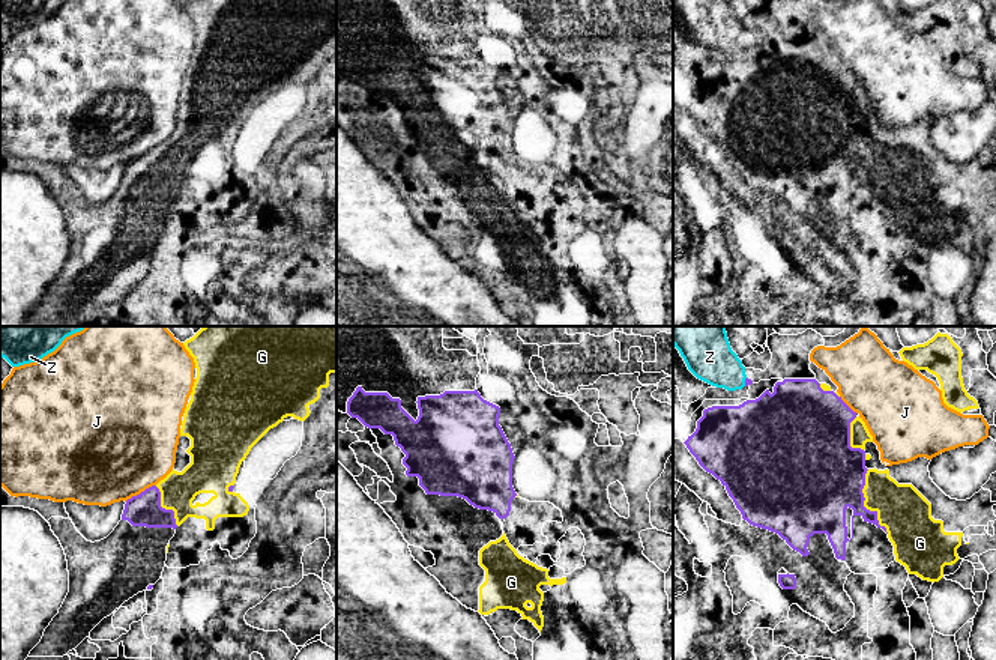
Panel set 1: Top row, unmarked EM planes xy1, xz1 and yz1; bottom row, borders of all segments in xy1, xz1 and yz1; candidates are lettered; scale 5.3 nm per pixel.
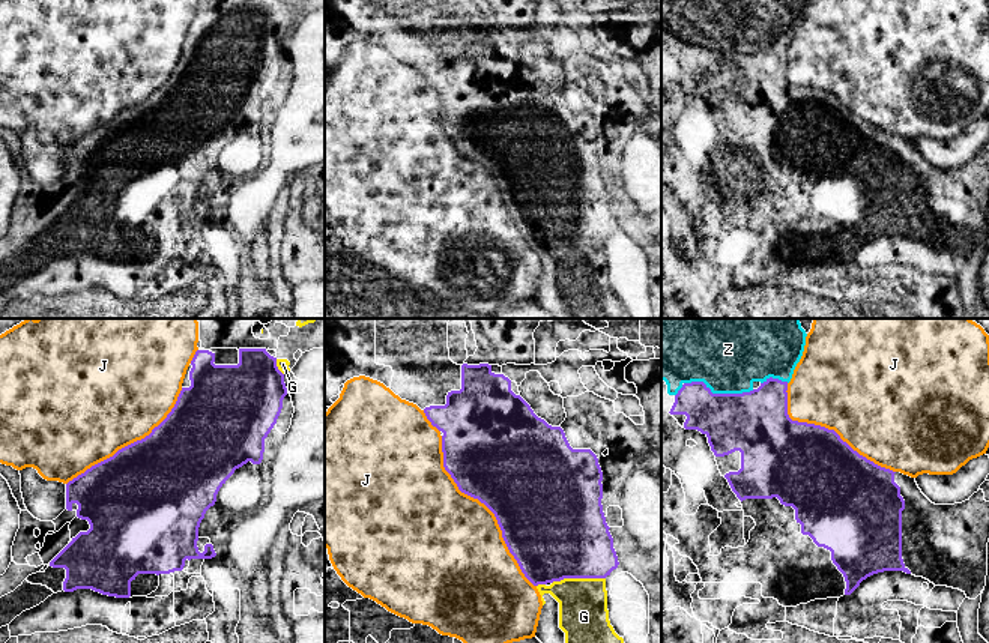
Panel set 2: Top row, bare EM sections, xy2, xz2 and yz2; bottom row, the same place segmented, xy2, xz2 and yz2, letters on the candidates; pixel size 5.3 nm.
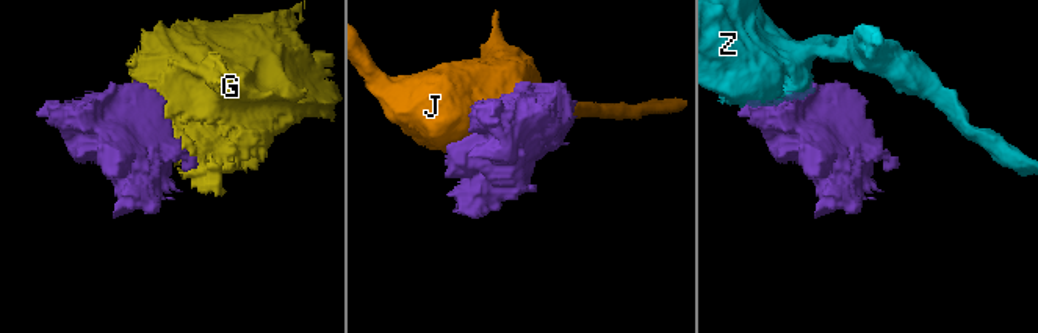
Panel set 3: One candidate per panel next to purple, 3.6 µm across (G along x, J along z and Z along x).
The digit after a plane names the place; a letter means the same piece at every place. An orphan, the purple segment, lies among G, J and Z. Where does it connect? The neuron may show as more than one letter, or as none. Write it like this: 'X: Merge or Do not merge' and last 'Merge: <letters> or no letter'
G: Merge
J: Do not merge
Z: Do not merge
Merge: G

